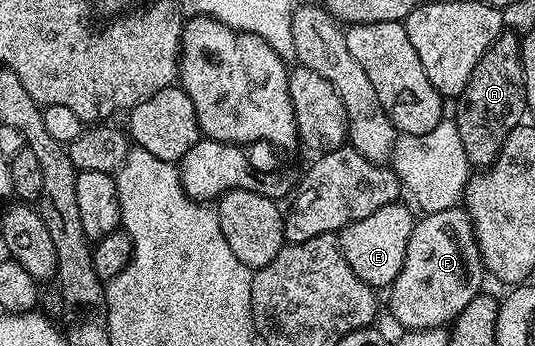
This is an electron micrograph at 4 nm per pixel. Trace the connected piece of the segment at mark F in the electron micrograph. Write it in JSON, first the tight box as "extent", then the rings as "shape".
{"extent":[389,207,484,330],"shape":[[[456,207],[420,216],[413,227],[413,235],[409,235],[409,247],[405,247],[401,275],[397,275],[395,282],[389,286],[391,313],[404,330],[450,326],[455,316],[469,304],[469,299],[473,299],[484,288],[483,277],[483,260],[475,242],[475,228],[466,208]]]}

